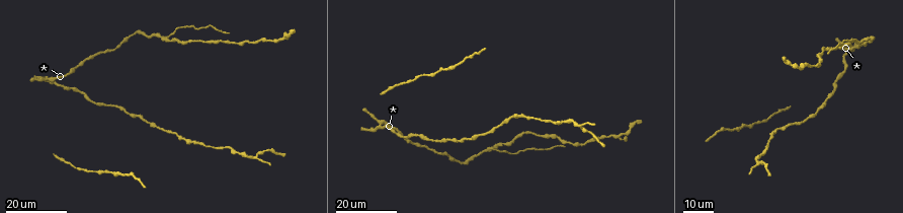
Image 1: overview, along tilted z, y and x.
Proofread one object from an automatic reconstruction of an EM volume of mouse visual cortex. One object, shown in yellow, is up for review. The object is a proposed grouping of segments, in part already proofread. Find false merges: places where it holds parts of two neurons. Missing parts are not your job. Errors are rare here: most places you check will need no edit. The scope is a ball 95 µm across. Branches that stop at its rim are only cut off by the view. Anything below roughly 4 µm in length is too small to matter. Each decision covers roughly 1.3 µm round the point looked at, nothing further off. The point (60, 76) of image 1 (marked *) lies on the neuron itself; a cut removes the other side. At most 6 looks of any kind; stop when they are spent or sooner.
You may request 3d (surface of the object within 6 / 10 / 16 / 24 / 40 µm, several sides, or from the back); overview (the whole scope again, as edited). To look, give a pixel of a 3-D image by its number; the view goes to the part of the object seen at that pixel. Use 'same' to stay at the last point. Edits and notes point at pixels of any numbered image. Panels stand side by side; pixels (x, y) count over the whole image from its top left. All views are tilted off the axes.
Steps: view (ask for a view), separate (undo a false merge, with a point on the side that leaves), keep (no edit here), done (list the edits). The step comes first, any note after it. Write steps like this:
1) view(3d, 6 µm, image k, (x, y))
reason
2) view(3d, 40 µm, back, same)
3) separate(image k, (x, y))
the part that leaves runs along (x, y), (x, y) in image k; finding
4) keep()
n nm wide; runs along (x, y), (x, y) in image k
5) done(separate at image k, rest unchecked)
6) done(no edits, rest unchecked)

view(3d, 16 µm, image 1, (52, 79))
three-way junction

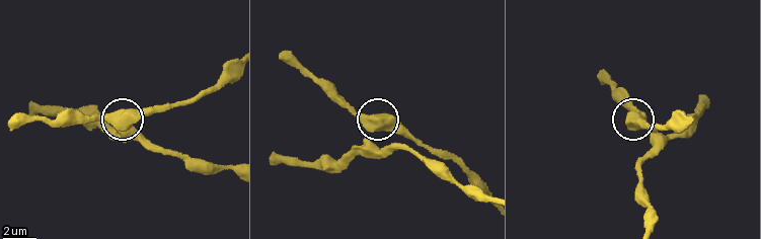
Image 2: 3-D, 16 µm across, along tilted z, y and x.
view(3d, 10 µm, image 2, (367, 130))
closer look

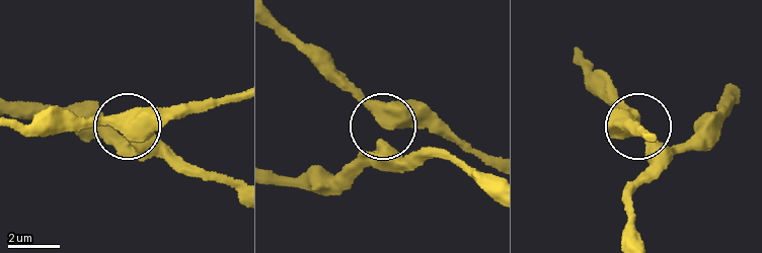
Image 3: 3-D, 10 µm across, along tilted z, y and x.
keep()
400 nm wide; all the same neuron

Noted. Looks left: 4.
view(3d, 24 µm, image 1, (491, 148))

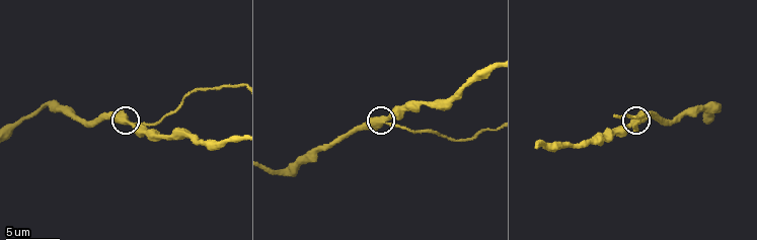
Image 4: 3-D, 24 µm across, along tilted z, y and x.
view(3d, 6 µm, image 4, (390, 117))

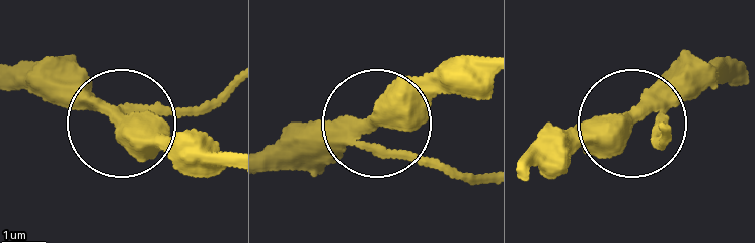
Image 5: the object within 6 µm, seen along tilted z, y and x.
separate(image 5, (167, 107))
the part that leaves runs along (362, 143), (481, 175) in image 5; a second neuron is stuck on

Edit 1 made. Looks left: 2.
view(3d, 24 µm, image 1, (255, 157))

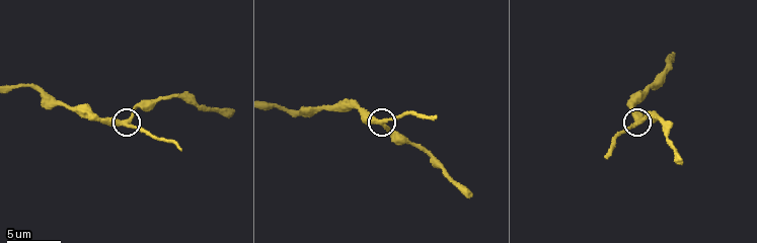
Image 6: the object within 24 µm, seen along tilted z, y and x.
view(3d, 6 µm, image 6, (127, 120))
closer look

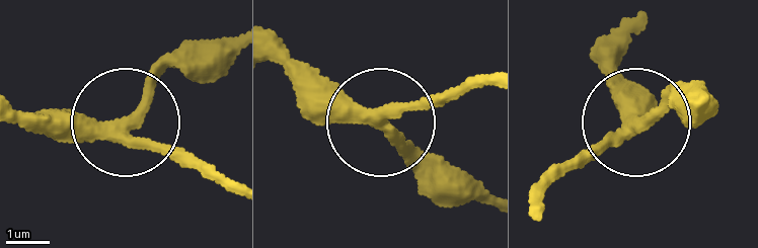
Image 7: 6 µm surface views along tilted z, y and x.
keep()
3 arms; runs along (617, 50), (615, 92), (630, 133), (554, 161) in image 7; one neuron here

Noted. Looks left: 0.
done(separate at image 5, rest unchecked)

